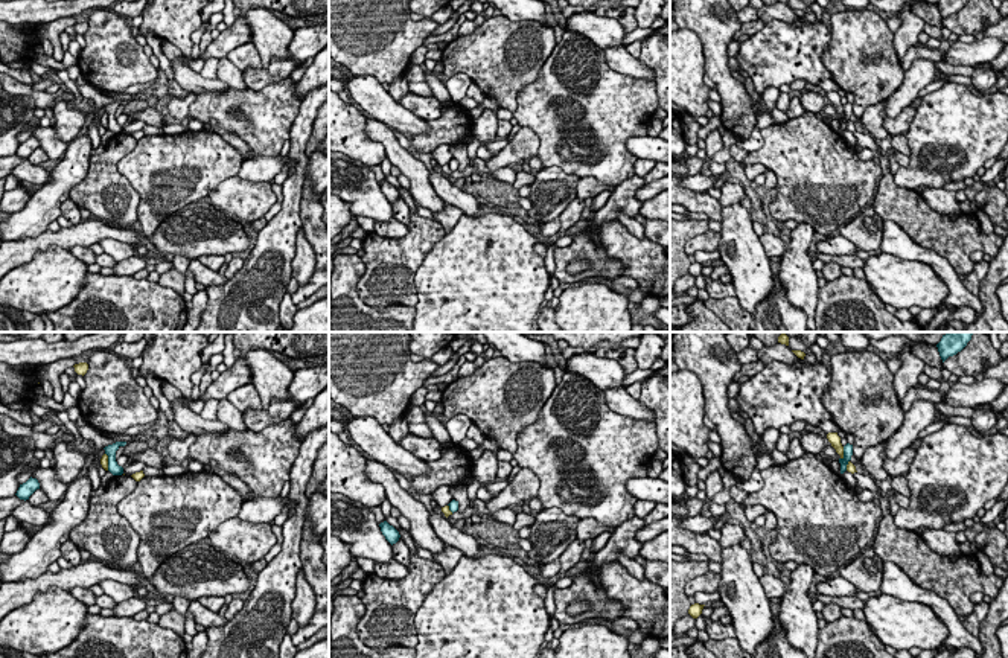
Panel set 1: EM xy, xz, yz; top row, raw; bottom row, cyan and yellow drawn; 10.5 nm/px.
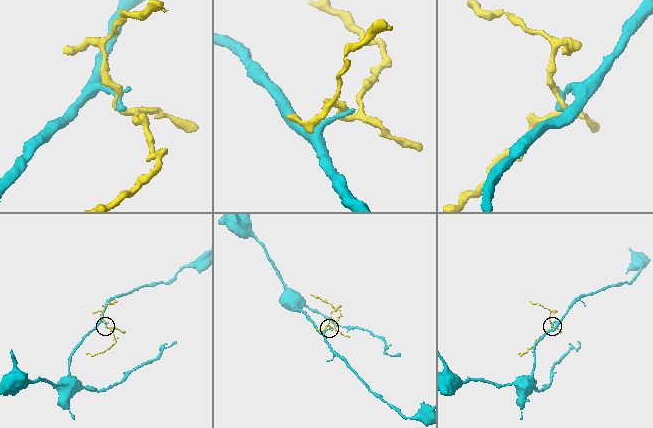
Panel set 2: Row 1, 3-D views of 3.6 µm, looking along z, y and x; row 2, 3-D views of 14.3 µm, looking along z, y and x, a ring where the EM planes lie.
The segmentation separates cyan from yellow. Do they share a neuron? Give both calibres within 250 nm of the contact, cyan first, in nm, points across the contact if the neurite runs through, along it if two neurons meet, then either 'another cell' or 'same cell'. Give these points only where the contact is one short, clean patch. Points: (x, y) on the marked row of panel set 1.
100/120 nm | along yz (844, 447), (841, 459) | another cell

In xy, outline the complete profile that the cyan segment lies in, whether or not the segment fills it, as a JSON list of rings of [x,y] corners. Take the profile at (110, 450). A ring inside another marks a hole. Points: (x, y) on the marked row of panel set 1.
[[[116,442],[113,445],[108,445],[105,446],[105,454],[108,455],[108,471],[113,474],[113,475],[122,475],[123,474],[123,468],[117,465],[116,462],[116,451],[120,448],[120,446],[125,446],[126,442]]]

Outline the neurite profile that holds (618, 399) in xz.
[[[606,388],[603,390],[608,407],[621,414],[632,417],[633,420],[656,422],[653,411],[646,408],[638,399],[633,399],[626,388]]]

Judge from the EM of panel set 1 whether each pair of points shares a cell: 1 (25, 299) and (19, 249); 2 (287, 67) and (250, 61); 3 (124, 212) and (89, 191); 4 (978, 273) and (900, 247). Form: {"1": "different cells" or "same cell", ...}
{"1": "different cells", "2": "different cells", "3": "same cell", "4": "different cells"}

